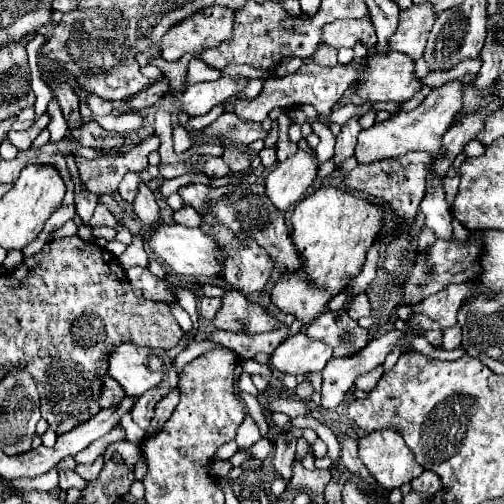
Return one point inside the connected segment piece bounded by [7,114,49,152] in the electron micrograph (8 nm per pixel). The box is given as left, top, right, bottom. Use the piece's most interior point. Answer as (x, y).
(21, 140)

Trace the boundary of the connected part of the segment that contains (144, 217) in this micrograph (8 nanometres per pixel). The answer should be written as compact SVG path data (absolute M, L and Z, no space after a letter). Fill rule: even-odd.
M145 182L139 186L139 194L137 194L135 202L133 202L133 212L147 226L157 226L157 222L161 222L157 200L155 200L151 188Z

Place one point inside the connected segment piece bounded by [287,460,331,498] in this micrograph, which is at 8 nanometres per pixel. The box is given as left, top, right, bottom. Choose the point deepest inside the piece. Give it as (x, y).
(313, 482)

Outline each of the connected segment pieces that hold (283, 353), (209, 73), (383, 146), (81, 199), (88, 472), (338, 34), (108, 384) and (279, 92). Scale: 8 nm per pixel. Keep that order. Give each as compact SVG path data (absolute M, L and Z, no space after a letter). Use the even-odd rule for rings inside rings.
M303 332L283 340L269 356L269 366L279 374L299 376L307 372L321 372L331 360L331 348L323 342L309 340Z
M193 60L187 70L187 84L195 84L201 80L217 80L219 76L221 76L221 72L209 68L203 60Z
M459 80L445 82L443 86L431 90L431 94L415 110L397 112L389 120L381 122L381 124L373 124L369 130L361 130L359 142L355 146L355 156L357 156L359 164L369 164L375 160L403 156L411 150L433 152L433 156L439 156L443 134L449 130L455 116L463 108L463 88L465 88L465 84L461 84Z
M67 160L67 168L73 176L73 182L75 185L75 207L76 212L80 215L81 219L88 223L92 215L95 212L95 208L98 204L98 197L95 193L85 192L83 188L79 188L79 176L77 176L77 166L73 160Z
M103 454L99 456L99 458L97 458L97 462L93 462L93 464L87 464L87 466L79 464L79 466L75 468L75 472L77 472L83 480L91 482L91 480L97 480L97 478L99 478L101 468L103 468Z
M369 14L359 20L335 20L331 24L325 24L321 40L333 48L353 48L359 42L367 50L371 50L377 42Z
M111 376L103 378L103 394L101 394L101 406L109 408L119 404L125 398L125 392L121 388L121 384L117 384L117 380L113 380Z
M359 58L353 60L351 64L337 64L337 66L317 66L315 62L307 60L297 74L287 74L283 78L277 80L269 80L261 94L257 98L253 98L251 102L241 100L235 104L233 112L241 118L241 120L249 120L249 122L263 122L271 110L275 108L289 108L289 106L301 106L301 104L311 104L315 106L315 110L319 112L319 116L329 116L331 114L331 106L343 96L343 92L357 80L357 76L361 72L365 72L365 60L367 58Z

